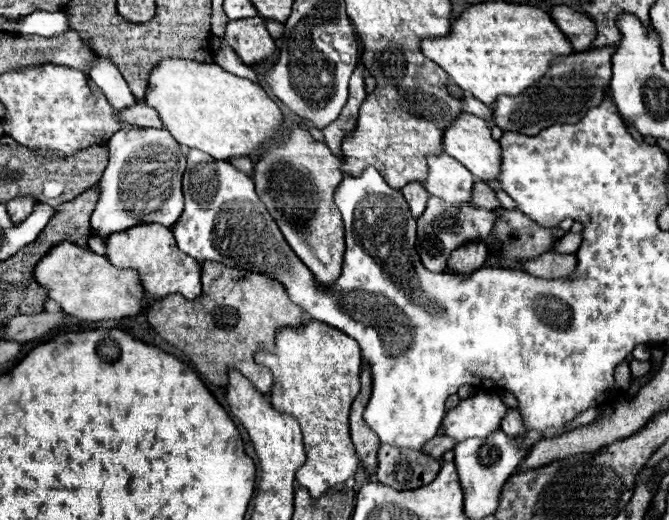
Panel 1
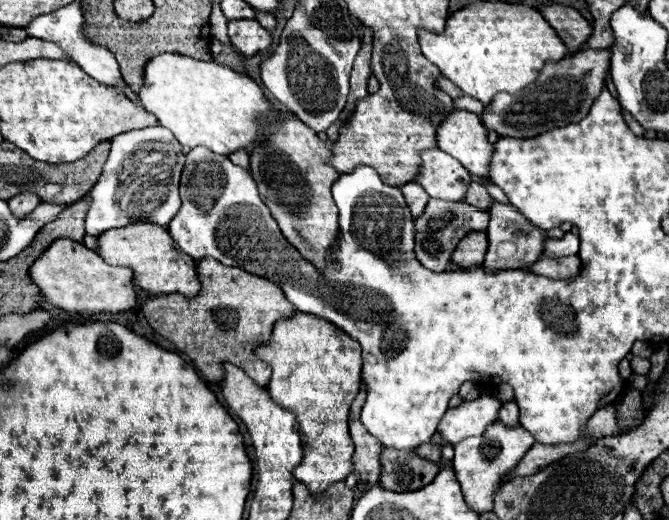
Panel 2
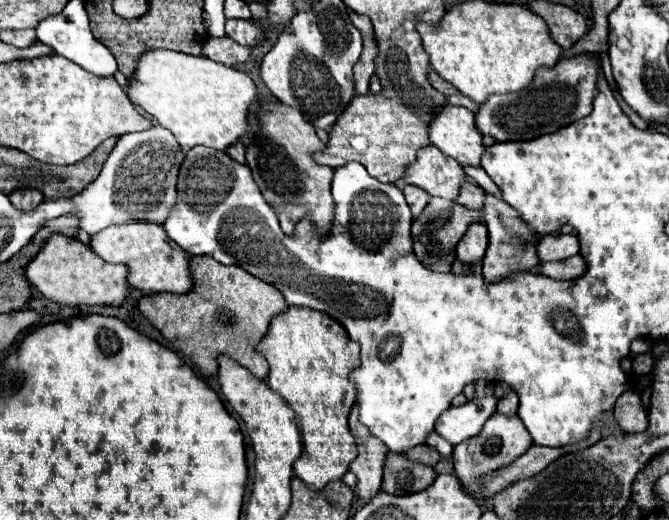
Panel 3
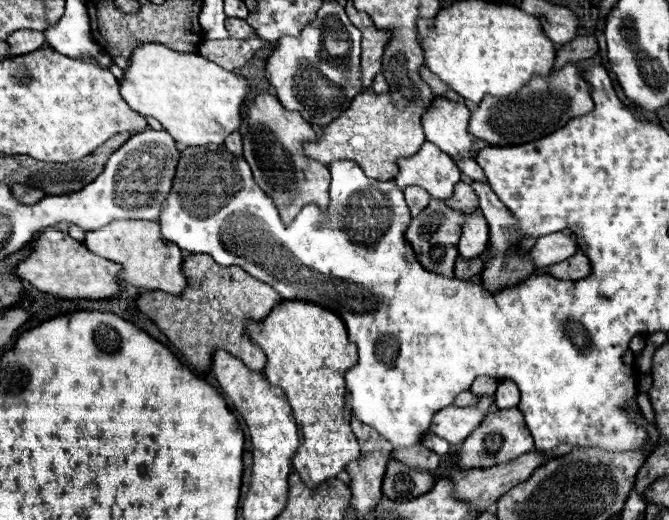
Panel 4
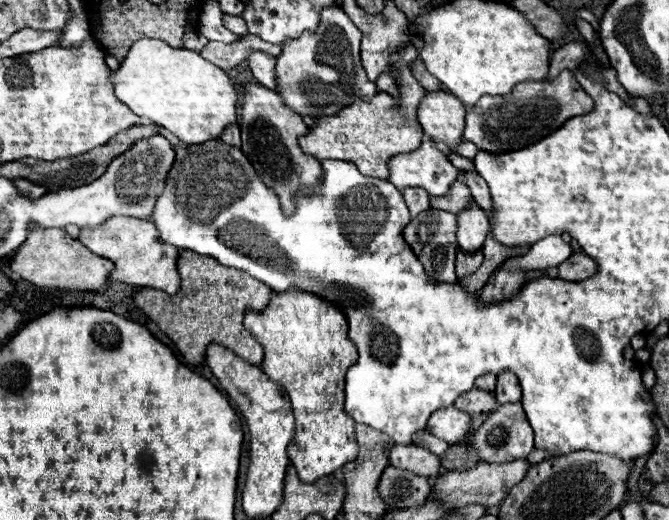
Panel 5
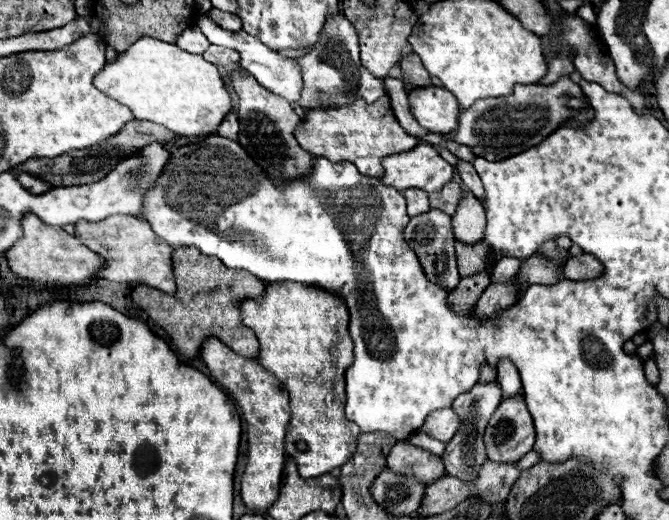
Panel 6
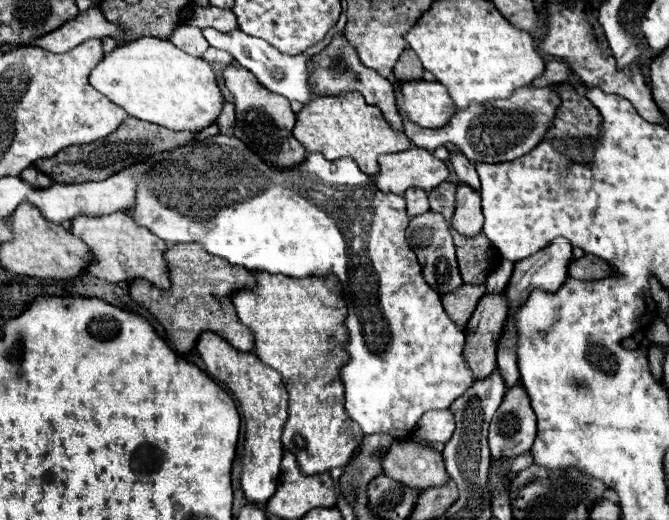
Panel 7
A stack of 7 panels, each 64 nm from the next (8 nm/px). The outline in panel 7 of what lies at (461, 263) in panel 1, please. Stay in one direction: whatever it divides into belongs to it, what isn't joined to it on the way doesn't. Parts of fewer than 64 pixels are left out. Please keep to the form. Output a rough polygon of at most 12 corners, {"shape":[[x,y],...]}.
{"shape":[[460,182],[452,228],[466,238],[482,232],[480,194]]}

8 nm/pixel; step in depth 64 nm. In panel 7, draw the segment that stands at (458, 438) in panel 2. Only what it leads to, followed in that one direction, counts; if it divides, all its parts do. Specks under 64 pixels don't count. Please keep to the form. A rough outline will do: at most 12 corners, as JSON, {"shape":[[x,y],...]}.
{"shape":[[430,410],[414,436],[448,442],[456,424],[450,410]]}

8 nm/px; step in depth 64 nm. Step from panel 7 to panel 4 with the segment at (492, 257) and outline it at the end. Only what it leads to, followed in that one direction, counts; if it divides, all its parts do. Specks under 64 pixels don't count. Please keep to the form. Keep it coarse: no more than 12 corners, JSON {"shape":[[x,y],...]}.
{"shape":[[456,258],[454,276],[472,278],[480,274],[482,260]]}

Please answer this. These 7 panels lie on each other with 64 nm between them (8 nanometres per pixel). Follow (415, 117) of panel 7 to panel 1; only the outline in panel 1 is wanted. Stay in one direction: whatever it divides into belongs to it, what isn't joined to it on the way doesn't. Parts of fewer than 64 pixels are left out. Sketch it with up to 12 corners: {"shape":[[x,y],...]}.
{"shape":[[460,114],[444,152],[482,182],[500,176],[502,146],[488,124]]}

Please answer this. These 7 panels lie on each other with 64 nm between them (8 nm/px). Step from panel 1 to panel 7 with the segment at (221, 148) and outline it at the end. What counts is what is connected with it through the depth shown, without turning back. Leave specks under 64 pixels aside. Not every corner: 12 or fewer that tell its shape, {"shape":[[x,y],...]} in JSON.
{"shape":[[152,36],[114,48],[90,82],[176,132],[216,124],[206,60]]}

